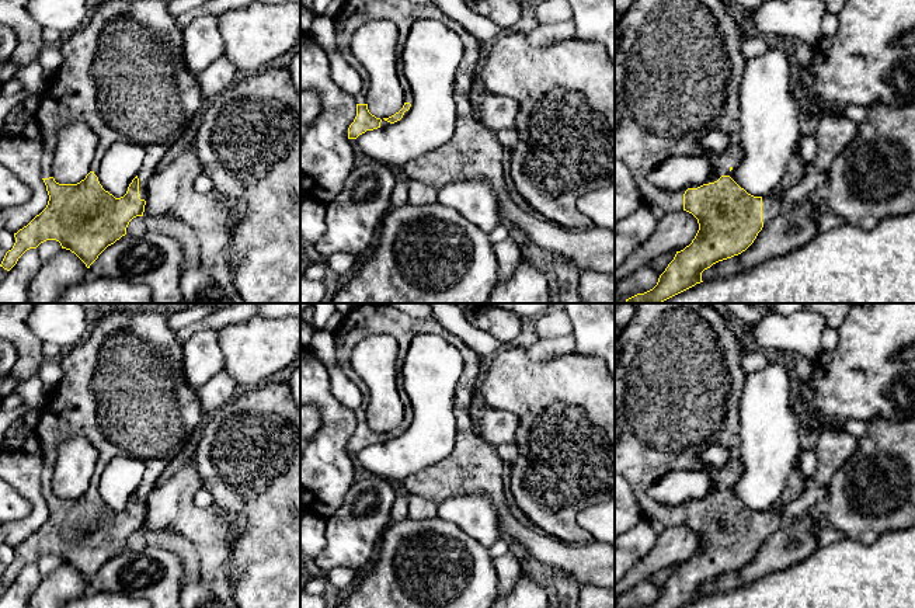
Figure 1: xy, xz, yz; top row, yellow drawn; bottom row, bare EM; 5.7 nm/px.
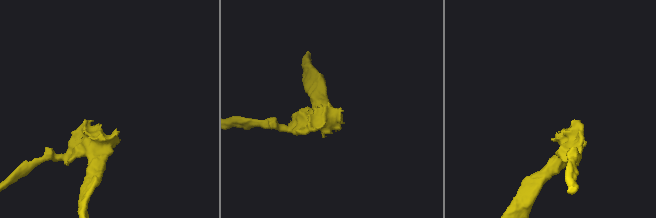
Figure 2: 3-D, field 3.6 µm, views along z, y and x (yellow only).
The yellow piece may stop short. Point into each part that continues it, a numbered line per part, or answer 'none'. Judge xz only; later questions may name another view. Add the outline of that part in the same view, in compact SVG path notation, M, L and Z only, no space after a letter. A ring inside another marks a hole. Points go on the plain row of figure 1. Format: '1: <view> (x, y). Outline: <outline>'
1: xz (473, 466). Outline: M361 303L344 315L341 326L334 333L334 344L340 369L347 376L347 379L355 385L362 396L361 404L354 410L355 417L366 418L369 390L366 383L351 368L349 354L354 345L362 338L370 334L387 334L397 341L397 389L404 404L404 417L410 417L413 421L414 409L406 392L403 364L406 361L413 338L425 333L442 337L460 352L463 359L463 371L458 382L458 397L455 402L456 438L455 448L446 459L403 480L406 491L413 496L434 501L438 505L455 496L479 491L486 493L490 496L493 507L497 513L500 534L511 536L512 541L521 543L536 560L550 566L553 570L563 570L566 574L570 574L573 579L575 579L581 586L594 584L615 588L615 548L612 545L595 541L587 545L567 545L553 536L532 532L512 515L502 489L502 461L498 456L495 447L487 442L479 434L470 414L470 403L481 379L480 355L469 348L455 334L449 333L435 319L435 316L418 320L407 316L396 308L389 306L387 303ZM410 424L404 427L403 432L410 427Z

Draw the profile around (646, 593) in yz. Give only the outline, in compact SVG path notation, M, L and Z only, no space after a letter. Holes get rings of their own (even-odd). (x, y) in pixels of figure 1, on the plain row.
M644 580L616 597L615 605L617 608L644 608L657 600L658 593L660 590L650 580Z

